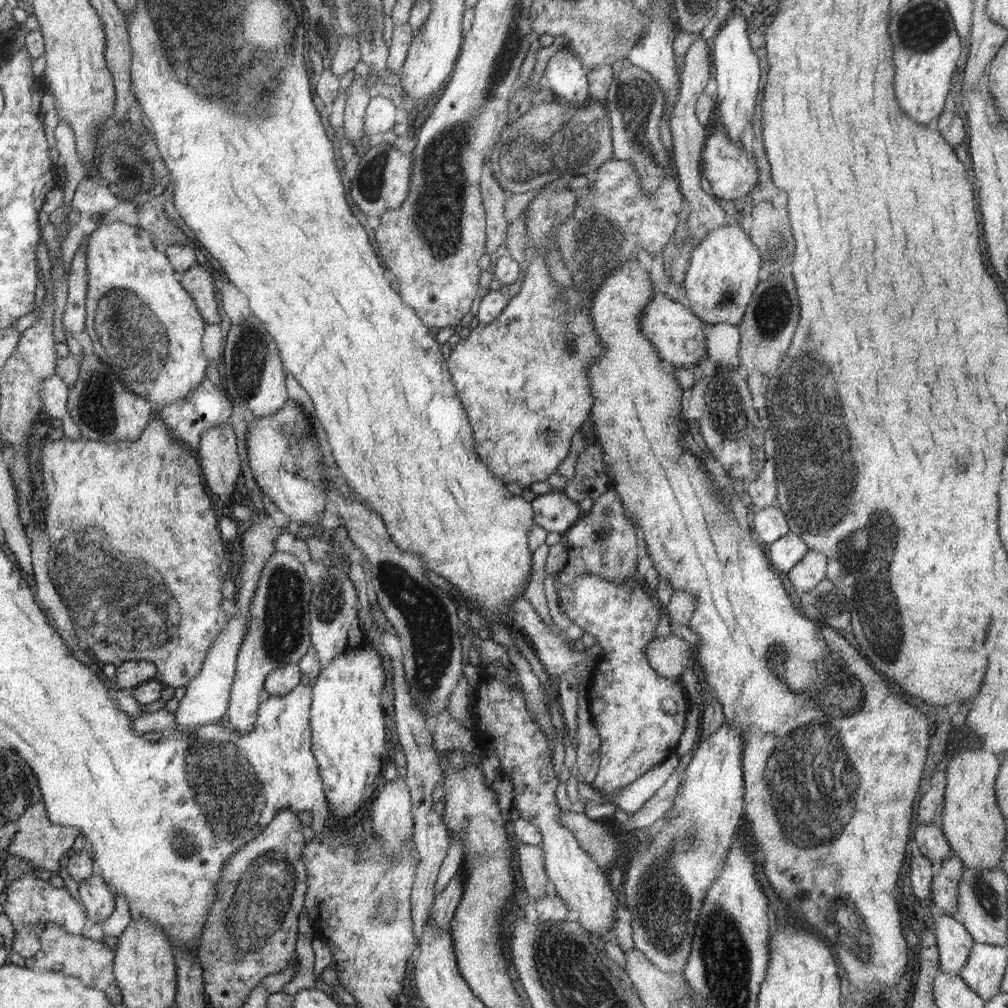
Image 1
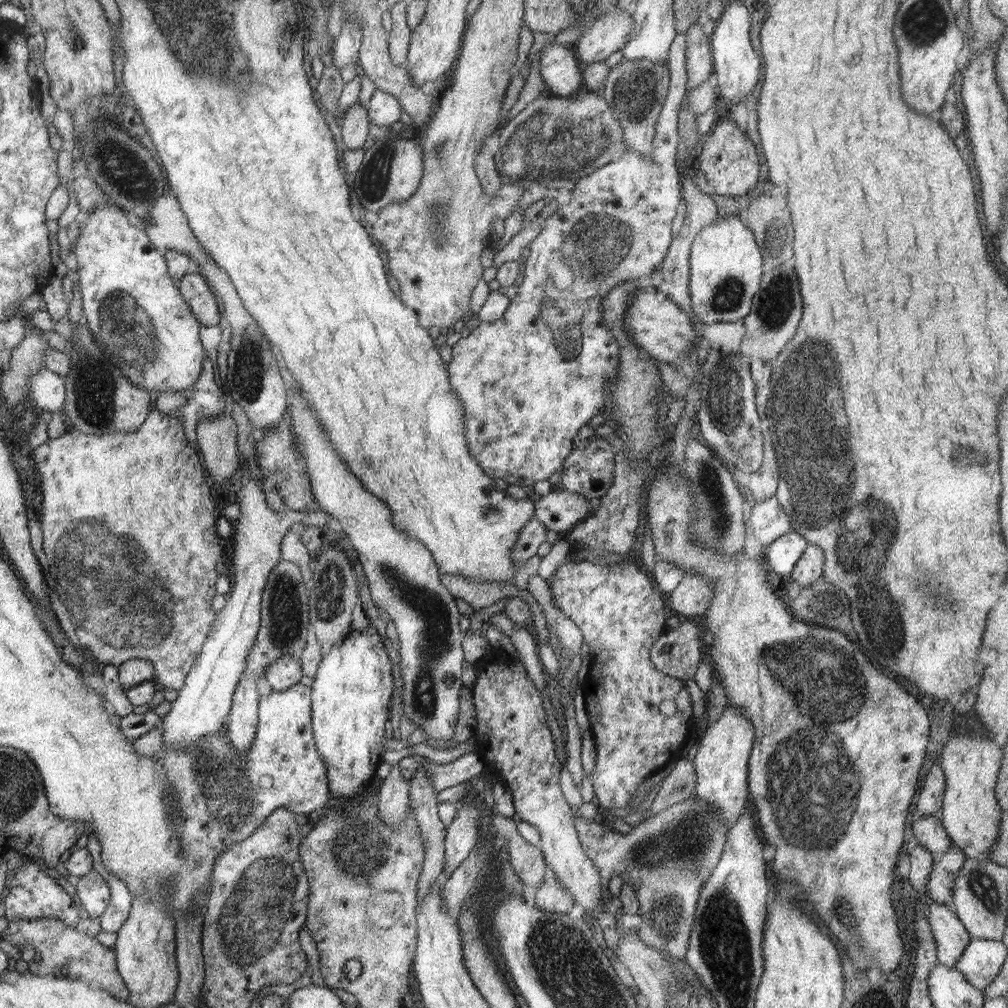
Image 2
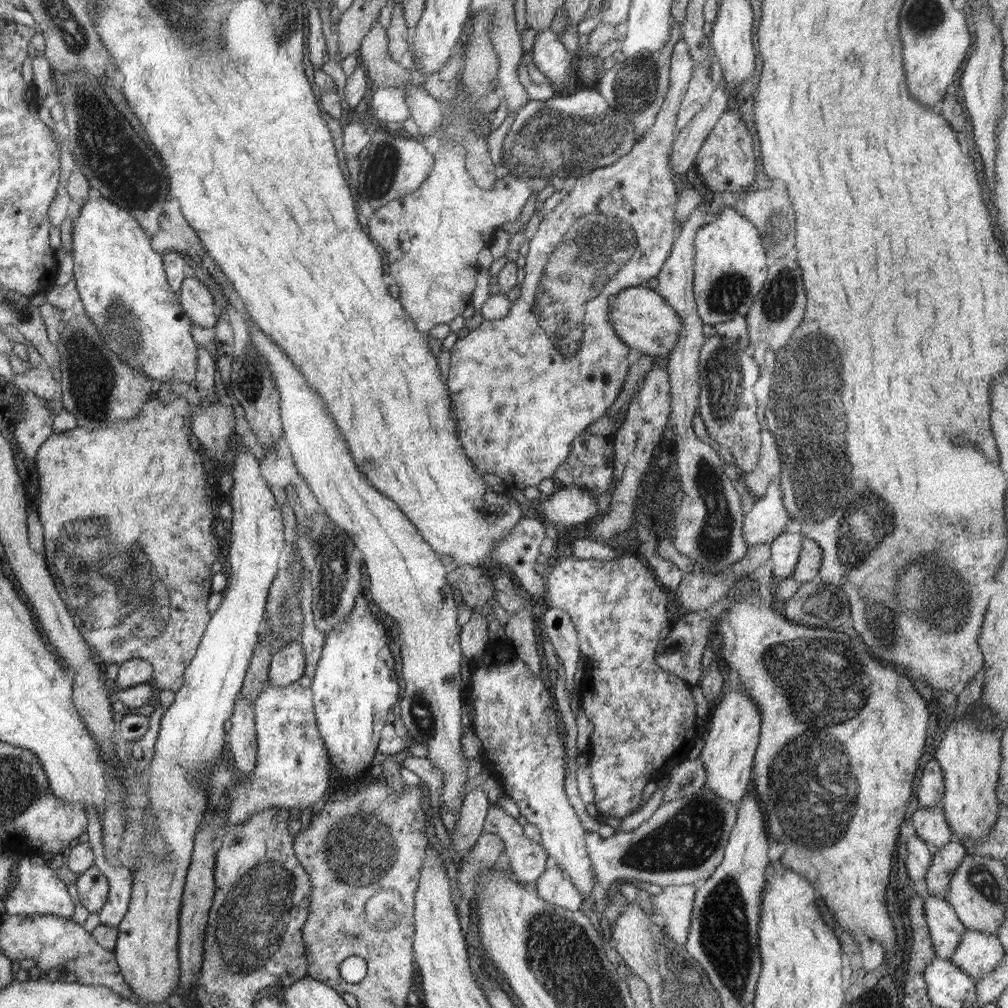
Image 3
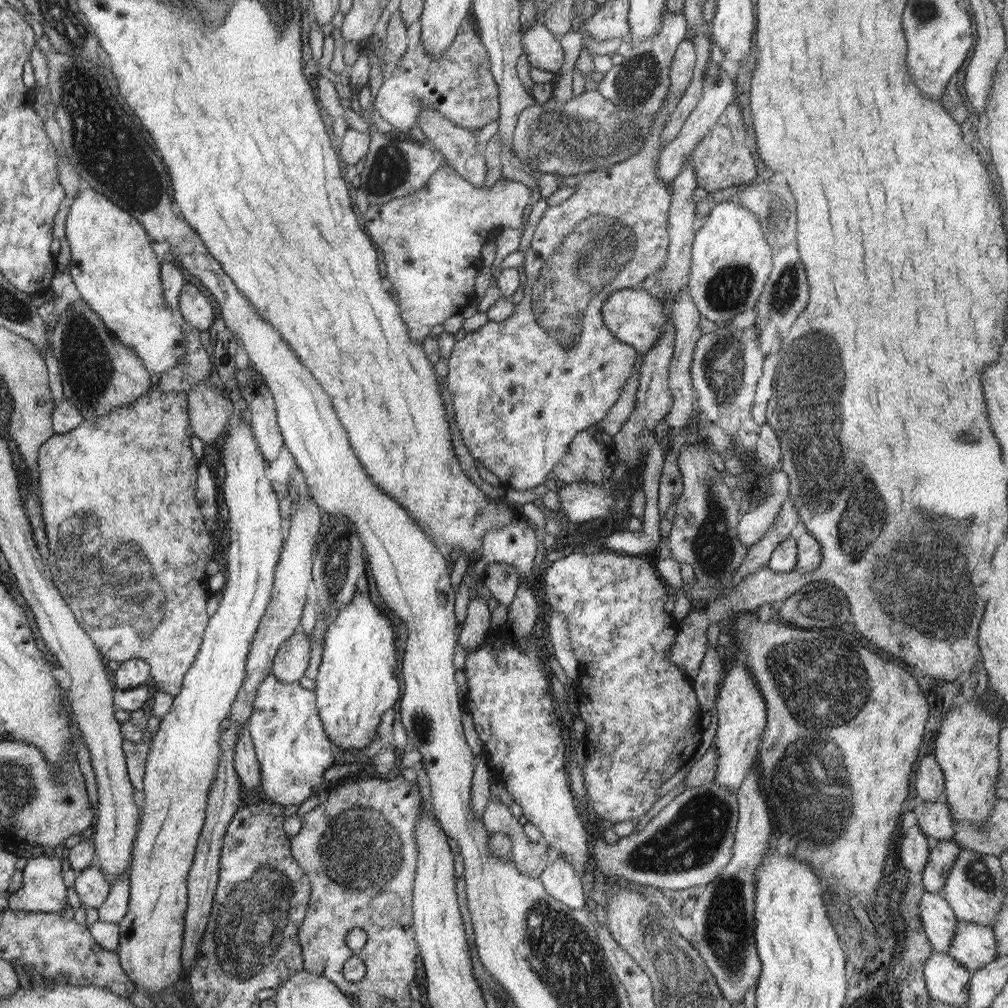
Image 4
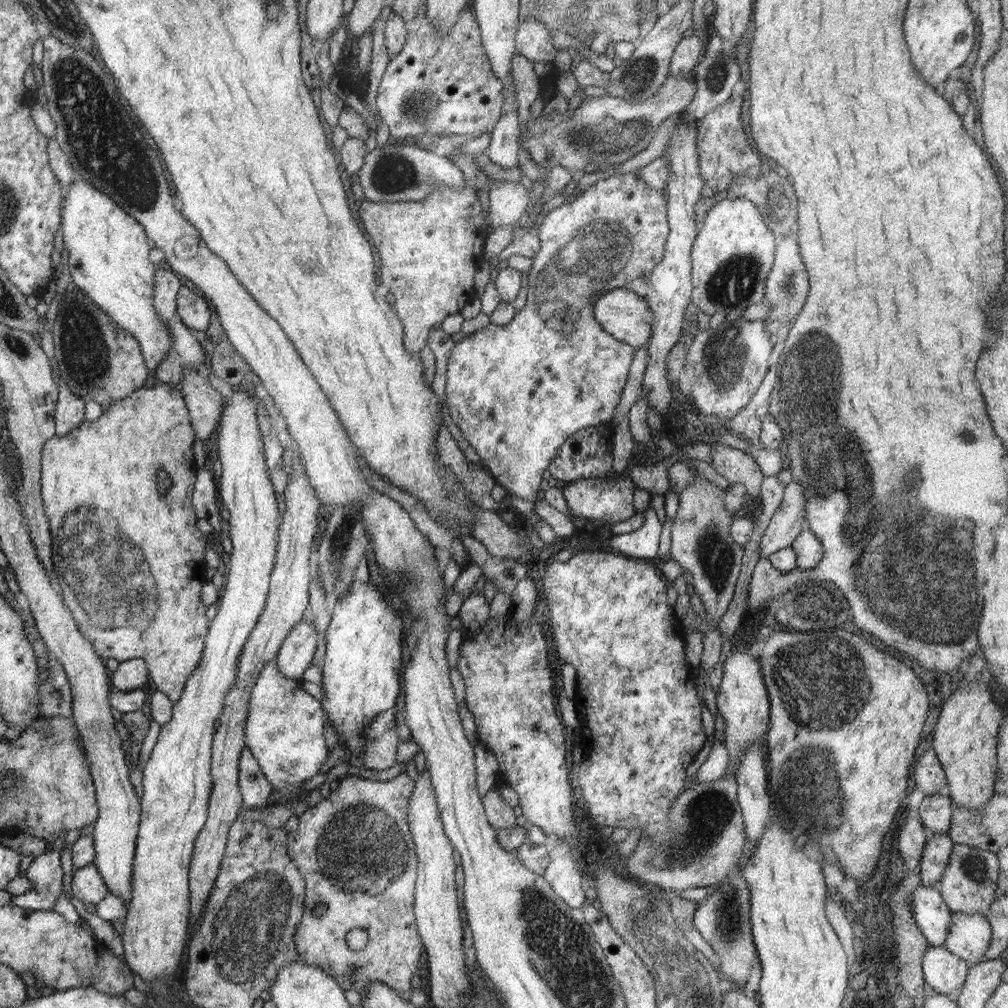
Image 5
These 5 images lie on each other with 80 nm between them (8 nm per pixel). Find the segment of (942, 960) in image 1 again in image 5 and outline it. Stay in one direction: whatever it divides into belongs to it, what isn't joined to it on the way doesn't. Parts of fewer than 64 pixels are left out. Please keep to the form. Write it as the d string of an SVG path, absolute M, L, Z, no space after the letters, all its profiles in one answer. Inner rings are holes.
M921 884L912 891L910 900L912 918L931 946L943 946L951 925L951 911L941 892Z

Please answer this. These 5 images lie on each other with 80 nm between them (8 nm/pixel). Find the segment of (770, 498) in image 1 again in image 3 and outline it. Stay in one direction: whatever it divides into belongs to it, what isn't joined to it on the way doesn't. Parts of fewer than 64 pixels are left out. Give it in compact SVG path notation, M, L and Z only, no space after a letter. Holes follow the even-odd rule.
M762 430L759 461L756 468L742 476L741 480L747 486L749 492L754 492L758 498L762 498L771 485L771 482L781 474L781 454L778 452L776 438L770 430Z

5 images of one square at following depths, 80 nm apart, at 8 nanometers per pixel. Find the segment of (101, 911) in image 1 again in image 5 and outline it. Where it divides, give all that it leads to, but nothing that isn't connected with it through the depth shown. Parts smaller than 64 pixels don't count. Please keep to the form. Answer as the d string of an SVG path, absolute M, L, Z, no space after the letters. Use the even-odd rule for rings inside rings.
M89 864L84 868L74 869L73 874L72 892L83 903L96 905L110 893L104 877L97 869L97 865Z

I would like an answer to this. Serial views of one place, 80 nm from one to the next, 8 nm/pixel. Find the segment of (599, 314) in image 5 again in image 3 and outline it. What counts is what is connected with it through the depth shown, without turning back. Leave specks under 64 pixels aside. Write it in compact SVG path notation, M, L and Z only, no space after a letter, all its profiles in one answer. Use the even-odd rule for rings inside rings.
M628 287L616 294L609 304L608 318L614 332L624 344L654 359L669 356L682 329L680 318L674 314L672 306L666 304L664 298L649 287Z

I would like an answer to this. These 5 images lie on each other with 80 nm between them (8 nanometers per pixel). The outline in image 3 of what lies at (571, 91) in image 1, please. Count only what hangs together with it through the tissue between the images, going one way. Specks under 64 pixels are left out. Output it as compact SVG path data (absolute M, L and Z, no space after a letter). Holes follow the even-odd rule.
M552 29L541 30L535 36L532 51L533 63L538 70L546 76L546 80L551 84L556 94L567 94L566 90L573 90L578 76L573 73L575 58L570 55L570 51L564 47L560 35Z

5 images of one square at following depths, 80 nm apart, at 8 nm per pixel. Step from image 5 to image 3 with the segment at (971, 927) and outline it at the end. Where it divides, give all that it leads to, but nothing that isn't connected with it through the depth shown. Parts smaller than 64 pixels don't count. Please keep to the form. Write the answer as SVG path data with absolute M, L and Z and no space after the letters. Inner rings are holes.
M966 929L956 953L949 959L976 981L990 974L1004 956L1004 948L996 934Z

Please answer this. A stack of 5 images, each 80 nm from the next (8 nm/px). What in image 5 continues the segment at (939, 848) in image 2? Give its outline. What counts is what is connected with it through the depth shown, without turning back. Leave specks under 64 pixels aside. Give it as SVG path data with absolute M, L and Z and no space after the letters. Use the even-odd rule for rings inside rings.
M925 796L918 808L921 823L929 834L949 834L951 829L952 799L950 796Z

